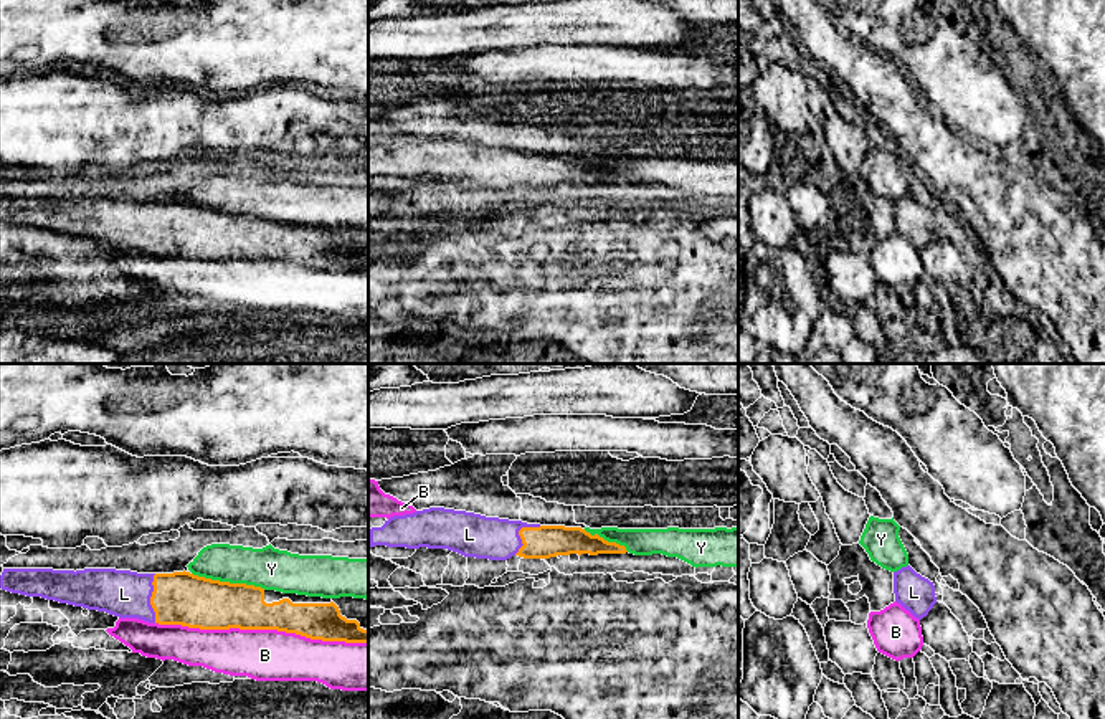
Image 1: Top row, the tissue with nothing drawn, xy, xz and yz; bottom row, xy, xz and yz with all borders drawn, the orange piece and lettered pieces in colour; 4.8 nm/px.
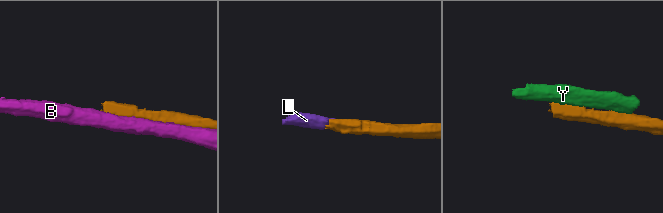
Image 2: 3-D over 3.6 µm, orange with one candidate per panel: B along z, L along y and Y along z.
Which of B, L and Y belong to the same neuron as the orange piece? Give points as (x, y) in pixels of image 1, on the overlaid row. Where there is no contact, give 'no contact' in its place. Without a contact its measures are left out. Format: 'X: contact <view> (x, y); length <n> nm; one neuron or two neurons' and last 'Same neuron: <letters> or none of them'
B: contact xy (261, 628); length 1050 nm; two neurons
L: contact xy (151, 599); length 240 nm; one neuron
Y: contact xy (228, 582); length 360 nm; two neurons
Same neuron: L

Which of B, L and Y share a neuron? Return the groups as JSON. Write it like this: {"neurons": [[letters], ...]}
{"neurons": [["B"], ["L"], ["Y"]]}

